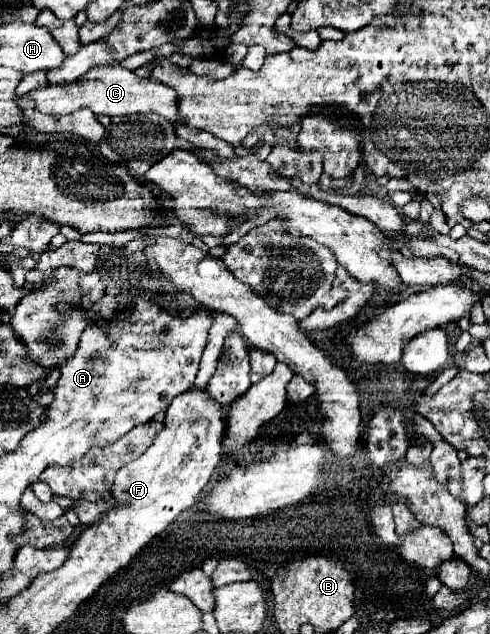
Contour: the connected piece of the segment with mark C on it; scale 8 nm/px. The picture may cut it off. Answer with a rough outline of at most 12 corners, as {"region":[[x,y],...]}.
{"region":[[119,64],[27,98],[45,114],[159,114],[177,122],[177,92]]}

